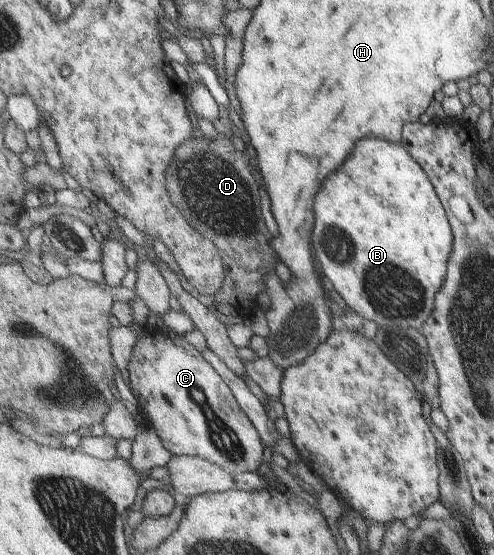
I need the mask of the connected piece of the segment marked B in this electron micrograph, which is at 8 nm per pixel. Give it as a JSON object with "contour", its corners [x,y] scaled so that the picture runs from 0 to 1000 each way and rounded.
{"contour":[[[739,250],[723,265],[723,279],[698,294],[698,308],[682,308],[634,366],[642,366],[642,416],[634,416],[642,467],[650,467],[650,492],[690,535],[692,550],[767,589],[848,596],[852,582],[870,575],[881,524],[899,510],[913,413],[856,305],[828,283],[820,265]]]}

